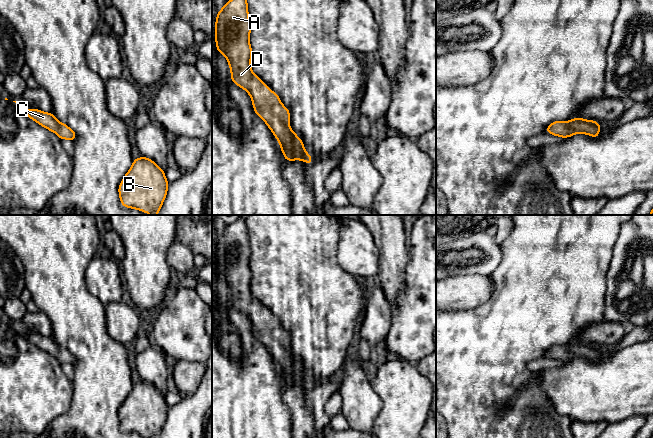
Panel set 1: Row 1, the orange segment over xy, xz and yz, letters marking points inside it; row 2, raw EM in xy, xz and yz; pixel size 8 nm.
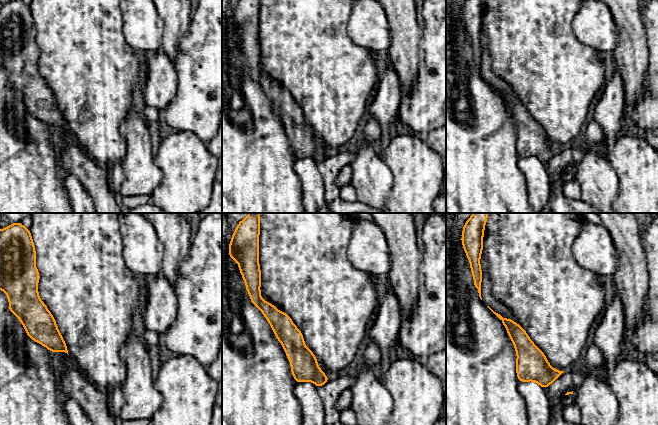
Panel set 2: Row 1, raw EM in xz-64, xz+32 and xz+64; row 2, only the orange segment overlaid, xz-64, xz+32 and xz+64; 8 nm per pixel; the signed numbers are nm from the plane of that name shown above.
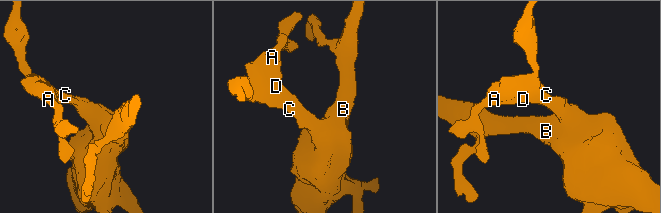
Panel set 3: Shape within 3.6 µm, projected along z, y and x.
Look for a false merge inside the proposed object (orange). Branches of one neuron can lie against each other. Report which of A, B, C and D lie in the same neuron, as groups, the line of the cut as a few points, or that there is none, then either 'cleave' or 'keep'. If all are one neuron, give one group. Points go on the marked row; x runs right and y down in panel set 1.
groups A B C D; cut none; keep

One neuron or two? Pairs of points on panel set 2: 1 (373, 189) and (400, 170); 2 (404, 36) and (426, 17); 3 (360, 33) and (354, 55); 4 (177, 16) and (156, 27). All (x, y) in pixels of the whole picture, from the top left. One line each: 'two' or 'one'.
1: two
2: two
3: two
4: two

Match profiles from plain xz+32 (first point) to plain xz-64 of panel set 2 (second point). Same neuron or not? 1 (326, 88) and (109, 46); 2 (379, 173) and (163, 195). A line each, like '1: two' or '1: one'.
1: one
2: two

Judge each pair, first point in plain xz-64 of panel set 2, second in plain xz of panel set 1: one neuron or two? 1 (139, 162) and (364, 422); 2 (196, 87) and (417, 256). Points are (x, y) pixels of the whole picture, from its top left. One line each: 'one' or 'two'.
1: one
2: one

